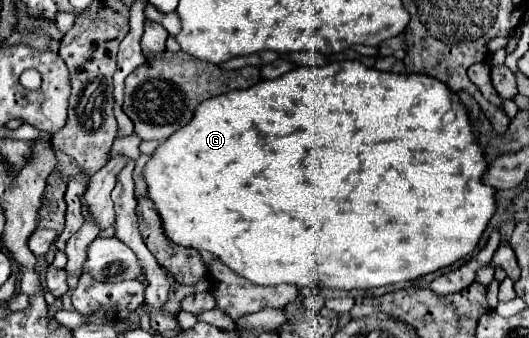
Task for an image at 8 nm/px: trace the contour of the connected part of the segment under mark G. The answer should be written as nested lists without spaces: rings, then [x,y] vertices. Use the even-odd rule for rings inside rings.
[[[344,60],[330,62],[320,68],[298,66],[280,78],[262,80],[248,90],[232,90],[202,102],[196,108],[194,118],[156,148],[144,168],[144,180],[148,182],[148,196],[154,200],[156,210],[164,220],[164,230],[172,242],[212,252],[232,272],[254,284],[354,290],[410,282],[452,266],[472,254],[488,222],[496,214],[498,190],[480,182],[484,166],[488,166],[488,160],[480,146],[480,134],[470,120],[468,108],[460,102],[458,94],[448,90],[448,86],[436,82],[436,78],[428,78],[428,74],[380,72],[364,66],[360,60]]]

